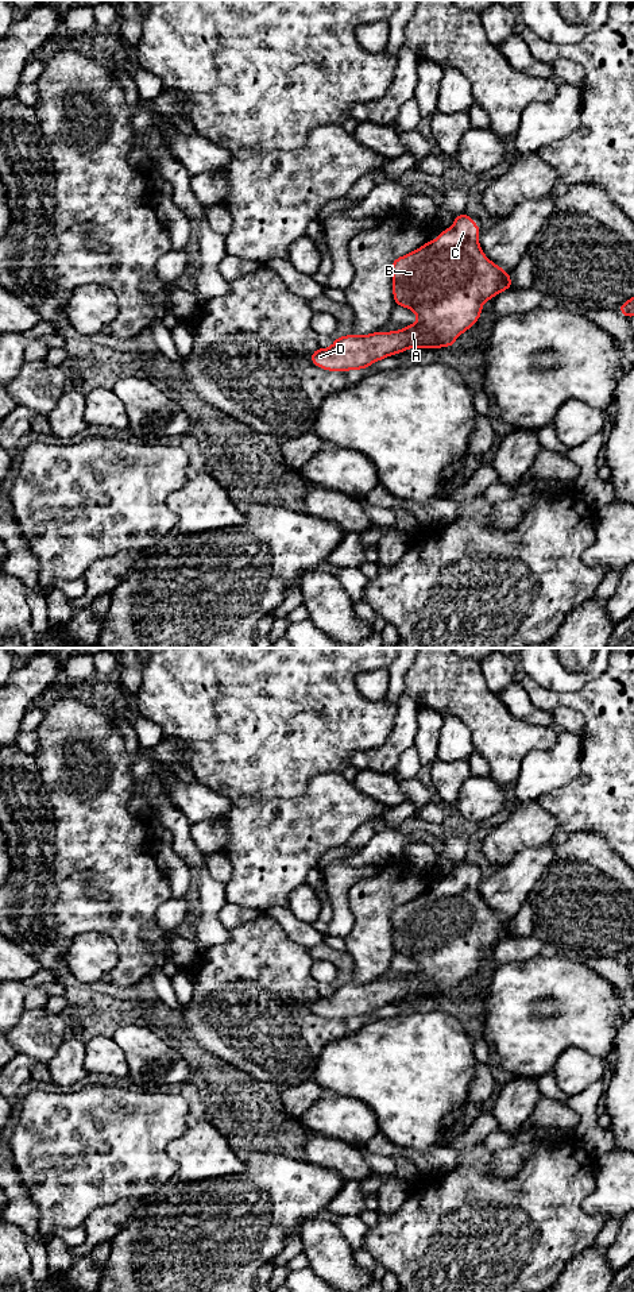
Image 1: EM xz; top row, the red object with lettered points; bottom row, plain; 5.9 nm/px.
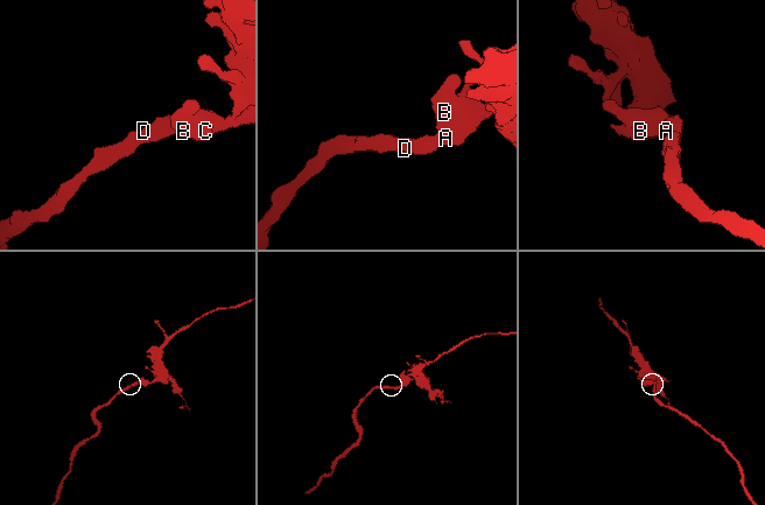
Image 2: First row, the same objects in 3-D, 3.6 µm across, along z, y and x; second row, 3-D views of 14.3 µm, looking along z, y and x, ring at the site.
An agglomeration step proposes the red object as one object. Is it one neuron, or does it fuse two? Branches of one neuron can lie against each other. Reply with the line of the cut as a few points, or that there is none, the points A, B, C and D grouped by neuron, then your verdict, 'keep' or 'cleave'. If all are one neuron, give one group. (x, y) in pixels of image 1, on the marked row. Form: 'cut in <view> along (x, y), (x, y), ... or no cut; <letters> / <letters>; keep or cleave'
no cut; A B C D; keep

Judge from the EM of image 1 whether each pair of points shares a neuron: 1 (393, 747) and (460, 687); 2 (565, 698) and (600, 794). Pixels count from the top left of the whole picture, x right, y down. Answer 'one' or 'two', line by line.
1: two
2: one

